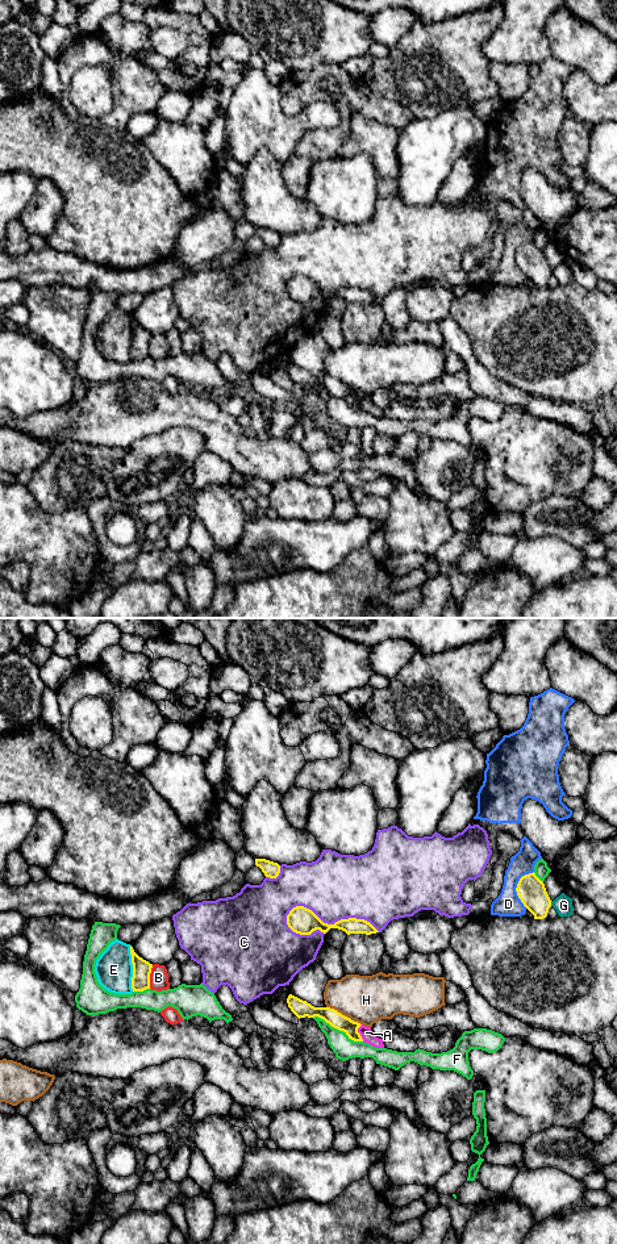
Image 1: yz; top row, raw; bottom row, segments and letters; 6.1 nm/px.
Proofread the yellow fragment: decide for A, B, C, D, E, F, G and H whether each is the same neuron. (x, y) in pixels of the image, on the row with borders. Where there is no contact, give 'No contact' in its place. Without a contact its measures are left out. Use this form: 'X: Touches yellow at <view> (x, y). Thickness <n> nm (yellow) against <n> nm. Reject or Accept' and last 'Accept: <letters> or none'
A: Touches yellow at yz (358, 1032). Thickness 100 nm (yellow) against 70 nm. Reject
B: Touches yellow at yz (149, 977). Thickness 110 nm (yellow) against 110 nm. Reject
C: Touches yellow at yz (334, 923). Thickness 160 nm (yellow) against 400 nm. Reject
D: Touches yellow at yz (517, 886). Thickness 170 nm (yellow) against 150 nm. Reject
E: Touches yellow at yz (133, 968). Thickness 110 nm (yellow) against 220 nm. Reject
F: Touches yellow at yz (338, 1028). Thickness 100 nm (yellow) against 140 nm. Reject
G: Touches yellow at yz (550, 904). Thickness 170 nm (yellow) against 110 nm. Reject
H: Touches yellow at yz (344, 1015). Thickness 100 nm (yellow) against 300 nm. Reject
Accept: none

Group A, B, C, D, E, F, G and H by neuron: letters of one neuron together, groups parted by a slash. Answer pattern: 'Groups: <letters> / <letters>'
Groups: A / B / C / D / E / F / G / H

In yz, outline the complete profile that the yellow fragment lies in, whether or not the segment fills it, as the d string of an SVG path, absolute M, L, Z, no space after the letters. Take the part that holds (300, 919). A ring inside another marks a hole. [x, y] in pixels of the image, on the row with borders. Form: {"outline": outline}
{"outline": "M304 906L293 907L287 915L288 927L300 935L310 935L313 931L320 930L326 934L330 928L338 928L350 934L376 934L379 932L370 922L364 919L349 918L341 919L334 924L324 923L312 910Z"}

